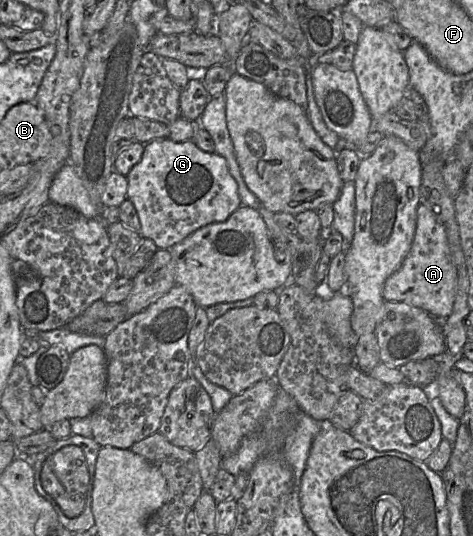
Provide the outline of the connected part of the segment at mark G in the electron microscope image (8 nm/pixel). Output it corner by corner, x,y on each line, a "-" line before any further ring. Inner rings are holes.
164,138
144,144
140,161
131,168
126,178
127,200
138,214
140,234
151,239
159,250
170,248
205,225
226,221
241,206
238,185
229,172
225,158
215,152
201,150
193,141
174,142

